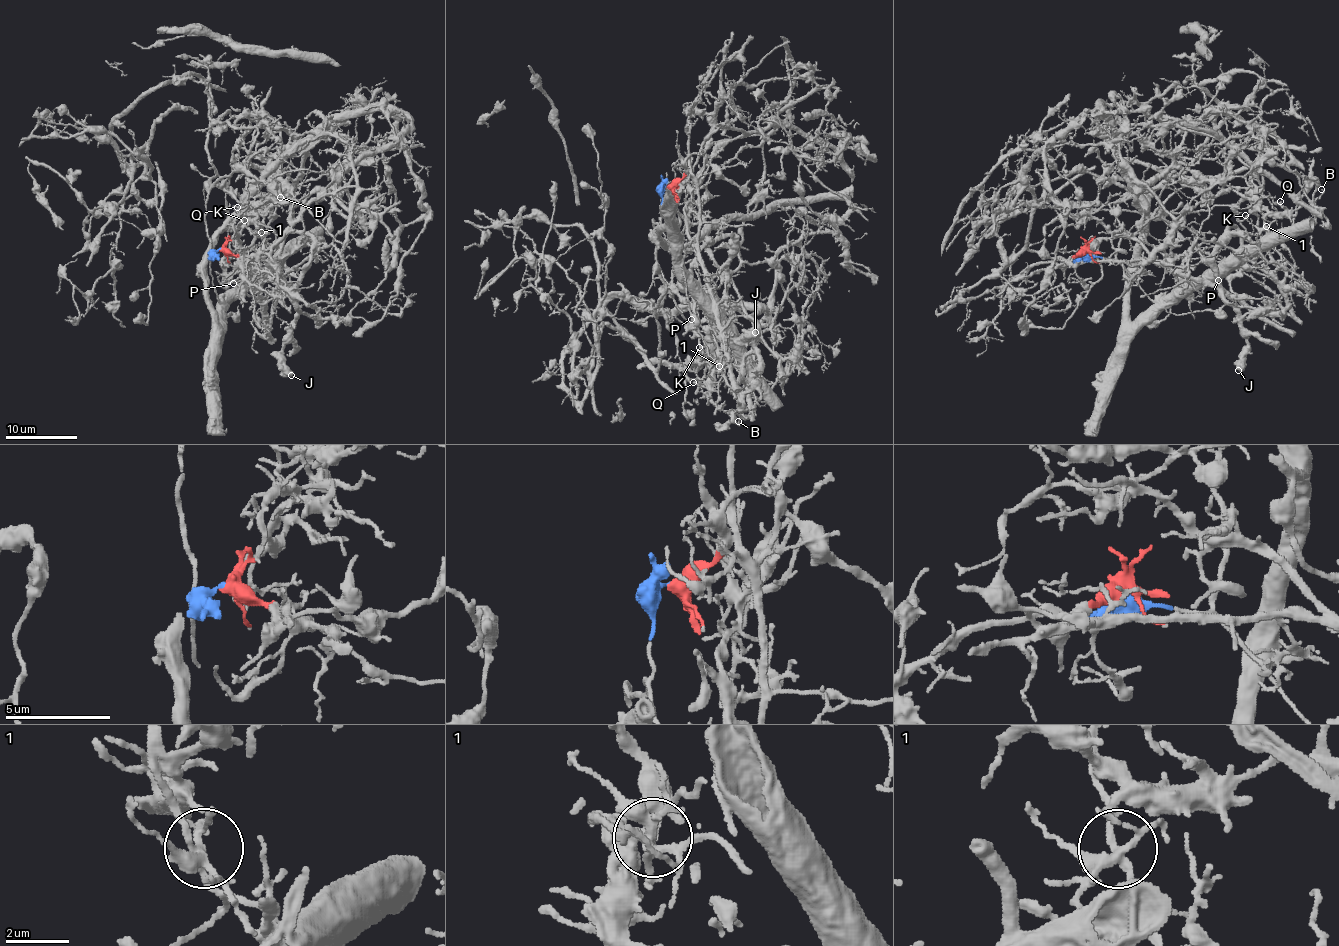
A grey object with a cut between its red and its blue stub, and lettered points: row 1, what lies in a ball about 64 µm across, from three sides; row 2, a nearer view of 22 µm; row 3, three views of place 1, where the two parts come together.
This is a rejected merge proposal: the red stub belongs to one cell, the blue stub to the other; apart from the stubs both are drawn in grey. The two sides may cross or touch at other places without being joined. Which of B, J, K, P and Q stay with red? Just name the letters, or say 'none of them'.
B, J, K, P, Q

